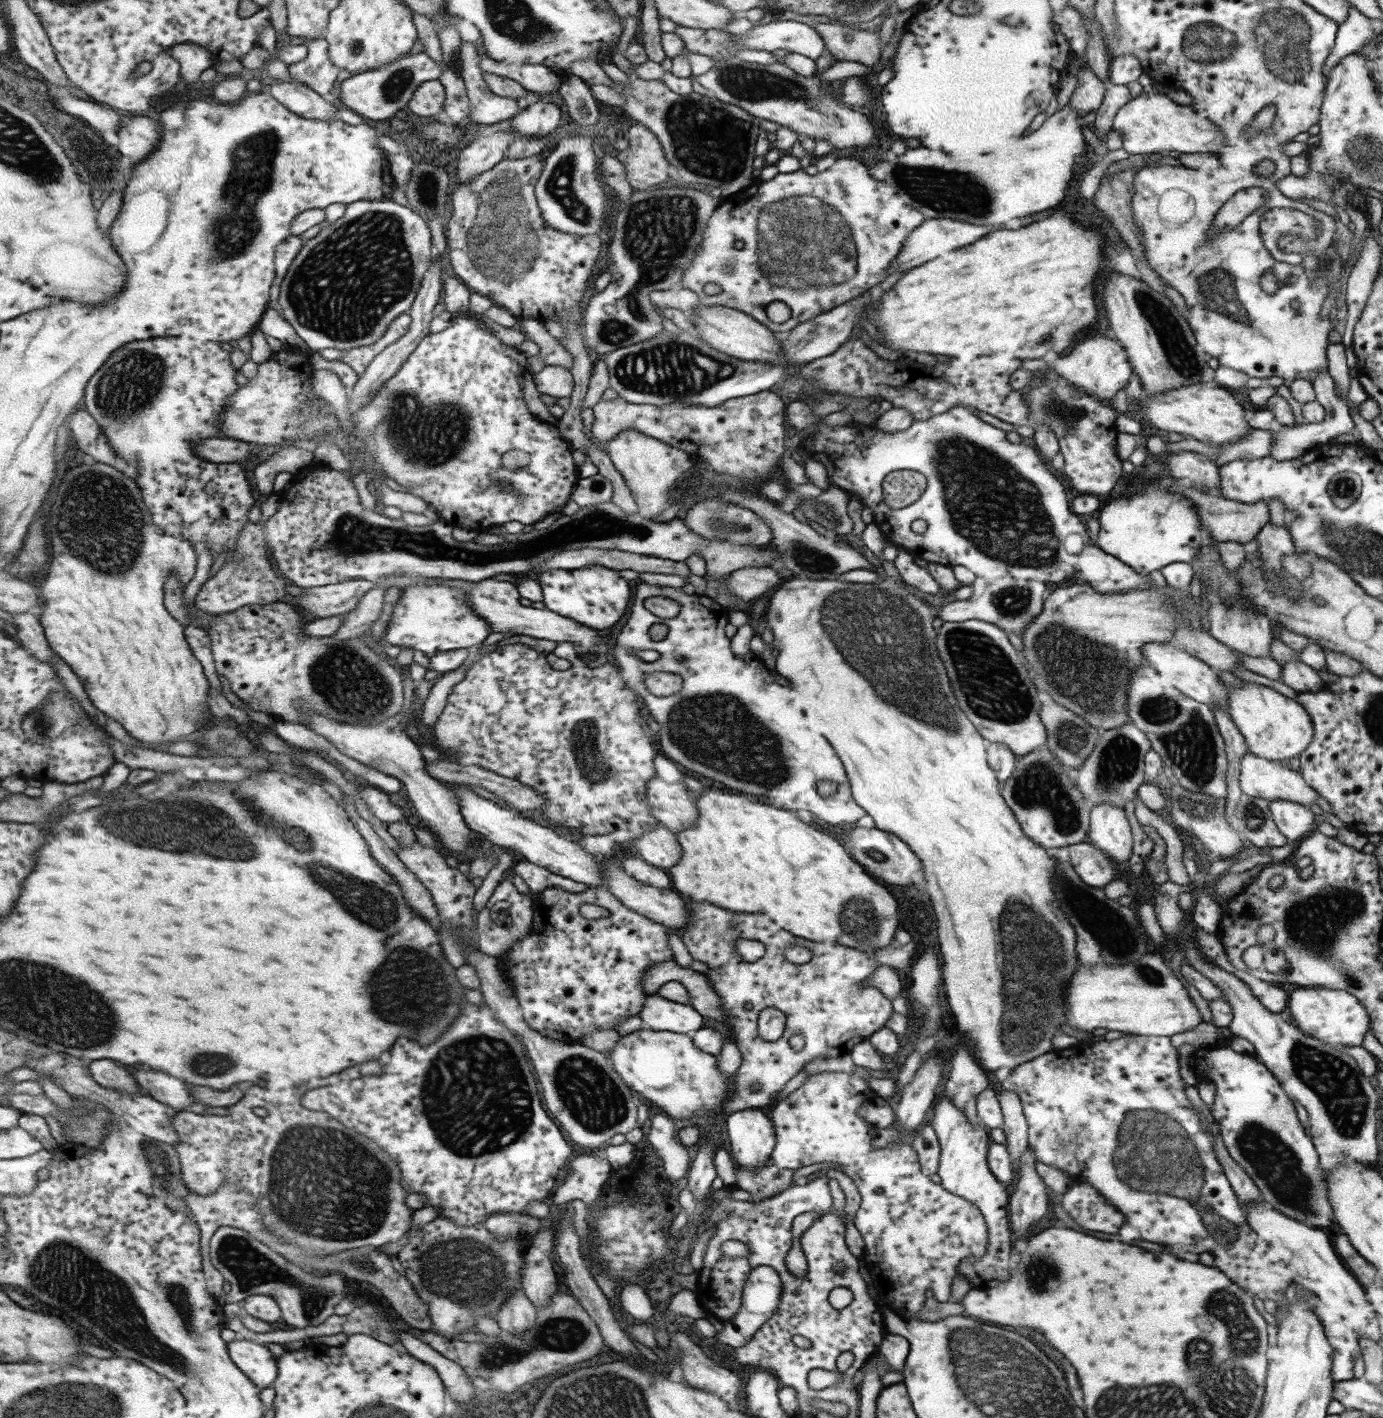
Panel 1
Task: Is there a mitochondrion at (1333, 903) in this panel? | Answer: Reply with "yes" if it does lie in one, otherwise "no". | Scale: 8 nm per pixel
yes

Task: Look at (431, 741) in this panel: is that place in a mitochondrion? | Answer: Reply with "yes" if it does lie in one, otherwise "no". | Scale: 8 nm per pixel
no

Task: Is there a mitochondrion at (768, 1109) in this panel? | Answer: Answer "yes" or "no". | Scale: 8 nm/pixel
no

